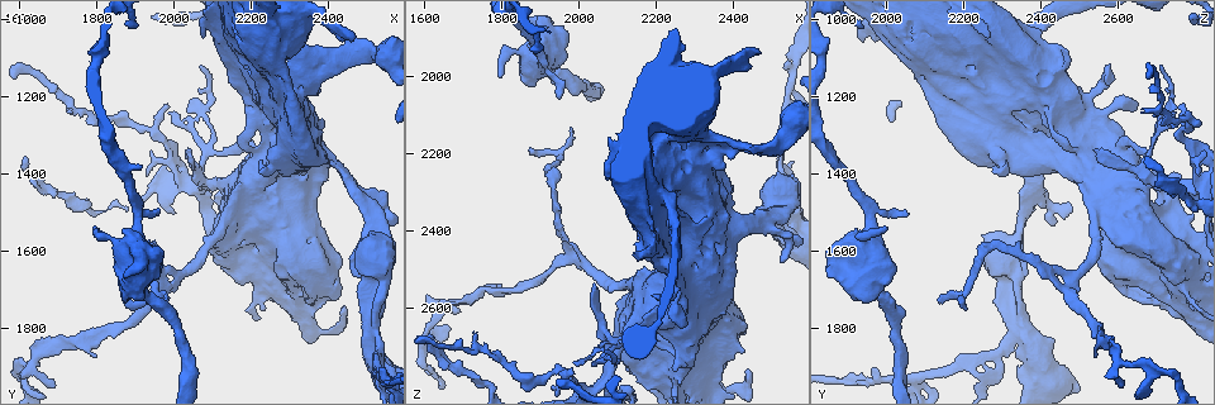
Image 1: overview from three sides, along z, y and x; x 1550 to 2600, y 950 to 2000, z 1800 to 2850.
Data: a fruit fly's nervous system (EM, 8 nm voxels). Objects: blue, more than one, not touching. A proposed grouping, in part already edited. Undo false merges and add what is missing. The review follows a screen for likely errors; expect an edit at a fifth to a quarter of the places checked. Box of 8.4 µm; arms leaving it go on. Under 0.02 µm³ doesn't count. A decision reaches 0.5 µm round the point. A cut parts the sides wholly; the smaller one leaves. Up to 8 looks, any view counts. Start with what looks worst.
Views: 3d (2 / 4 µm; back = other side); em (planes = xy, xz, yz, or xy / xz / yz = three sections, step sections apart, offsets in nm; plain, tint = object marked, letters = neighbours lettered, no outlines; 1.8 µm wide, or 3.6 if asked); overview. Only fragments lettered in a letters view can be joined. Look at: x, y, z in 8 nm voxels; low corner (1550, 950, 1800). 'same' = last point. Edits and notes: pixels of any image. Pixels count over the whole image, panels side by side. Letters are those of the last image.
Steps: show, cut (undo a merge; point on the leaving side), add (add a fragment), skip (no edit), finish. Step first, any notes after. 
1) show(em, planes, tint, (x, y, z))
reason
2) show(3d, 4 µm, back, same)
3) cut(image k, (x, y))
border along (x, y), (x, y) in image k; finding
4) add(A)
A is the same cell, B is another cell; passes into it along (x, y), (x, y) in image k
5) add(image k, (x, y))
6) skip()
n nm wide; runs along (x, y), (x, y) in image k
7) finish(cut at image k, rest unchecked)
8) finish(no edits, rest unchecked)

show(3d, 4 µm, (2220, 1085, 2155))
sudden change in width

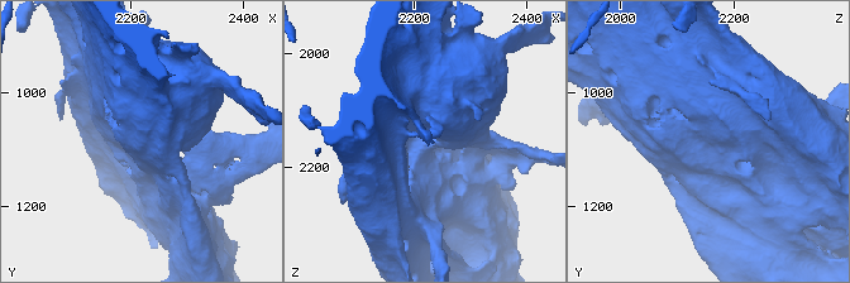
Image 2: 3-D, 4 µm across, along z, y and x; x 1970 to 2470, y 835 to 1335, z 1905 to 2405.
show(em, 3.6 µm, xy, step 8, tint, (2215, 1085, 2155))
3 arms; arms of 360, 420, 1050 nm; shape alone is not enough

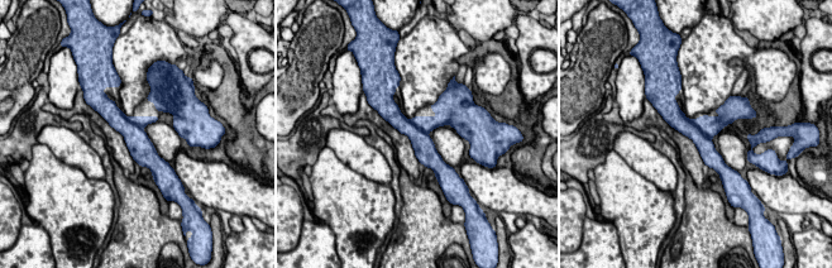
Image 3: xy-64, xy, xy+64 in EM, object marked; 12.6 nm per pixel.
show(em, 3.6 µm, xy, step 8, letters, same)
what lies round it

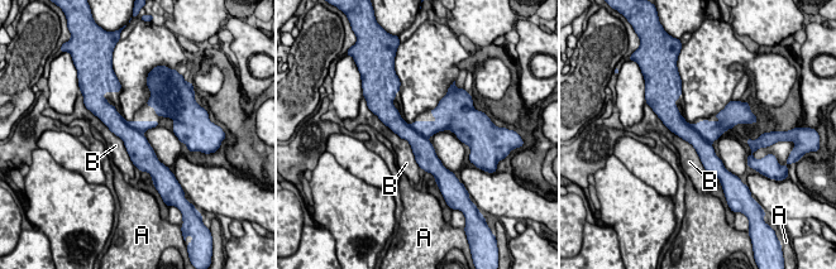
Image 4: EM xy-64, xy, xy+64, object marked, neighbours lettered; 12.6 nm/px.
skip()
300 nm wide; A and B are other cells; one neuron here

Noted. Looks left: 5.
show(em, planes, letters, (2070, 1440, 2790))
looks like a crossing

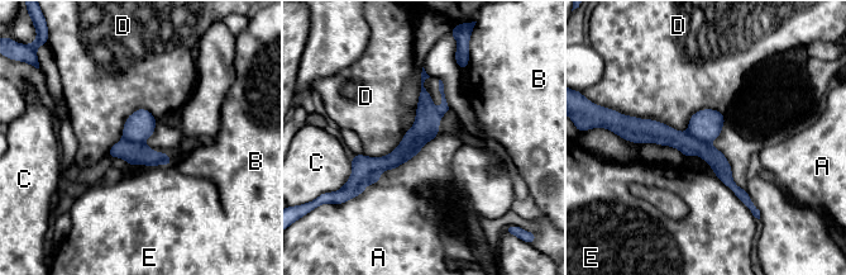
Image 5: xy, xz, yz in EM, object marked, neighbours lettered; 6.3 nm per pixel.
skip()
A, B, C, D and E are other cells; runs along (631, 136), (697, 142), (749, 203) in image 5; one neuron here

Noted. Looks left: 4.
show(em, 3.6 µm, yz, step 4, tint, (2220, 1570, 2685))
touches itself

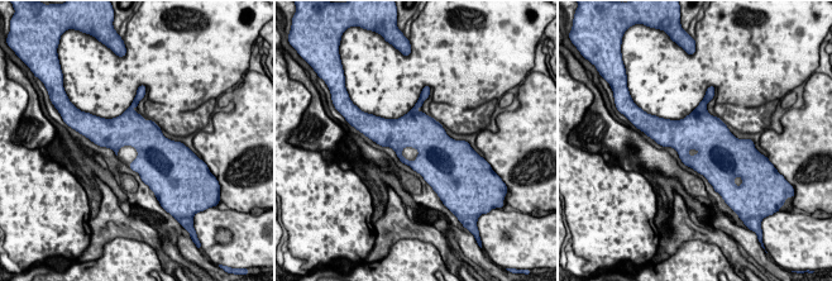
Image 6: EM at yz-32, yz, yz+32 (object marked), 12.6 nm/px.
show(em, 3.6 µm, planes, letters, same)

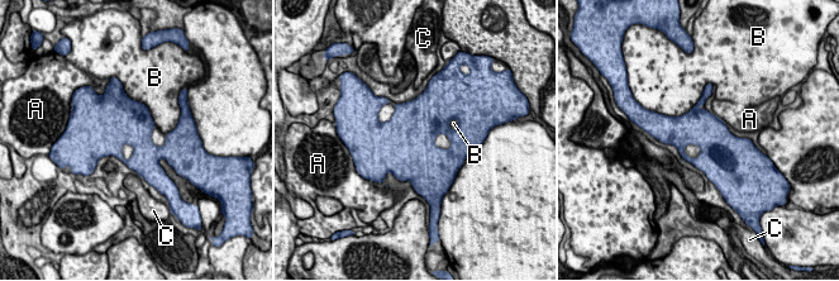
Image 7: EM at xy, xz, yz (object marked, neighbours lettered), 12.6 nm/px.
skip()
460 nm wide; A, B and C are other cells; border along (701, 96), (685, 113), (663, 115) in image 7; one neuron here

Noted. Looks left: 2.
finish(no edits, rest unchecked)

